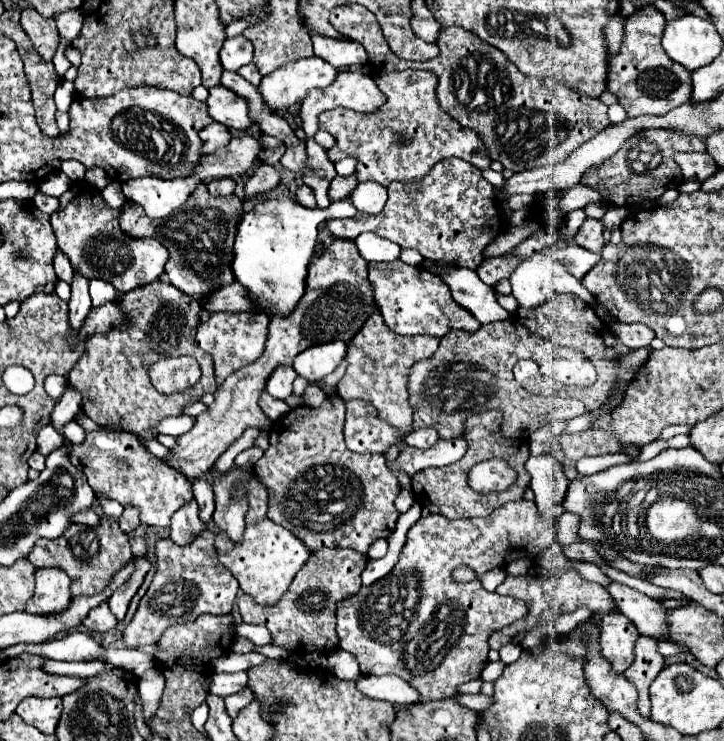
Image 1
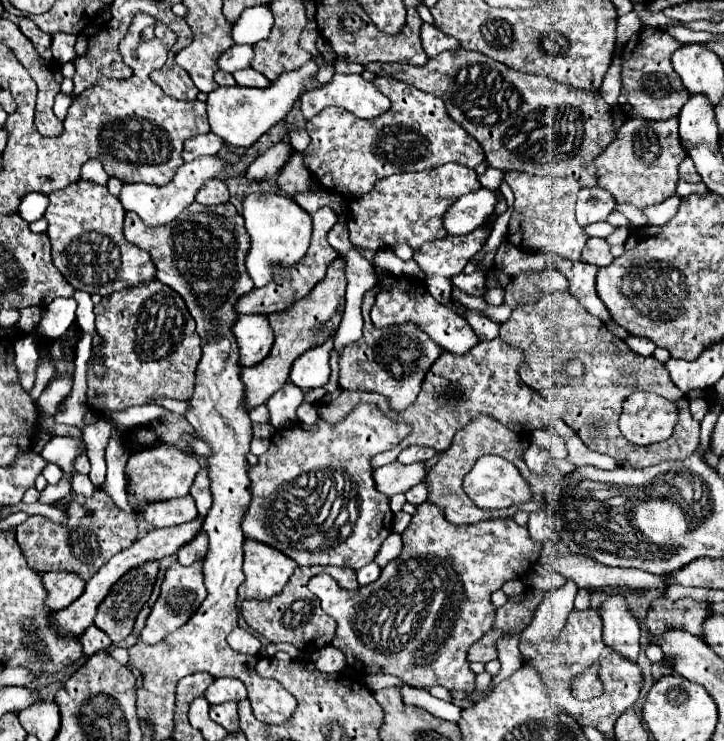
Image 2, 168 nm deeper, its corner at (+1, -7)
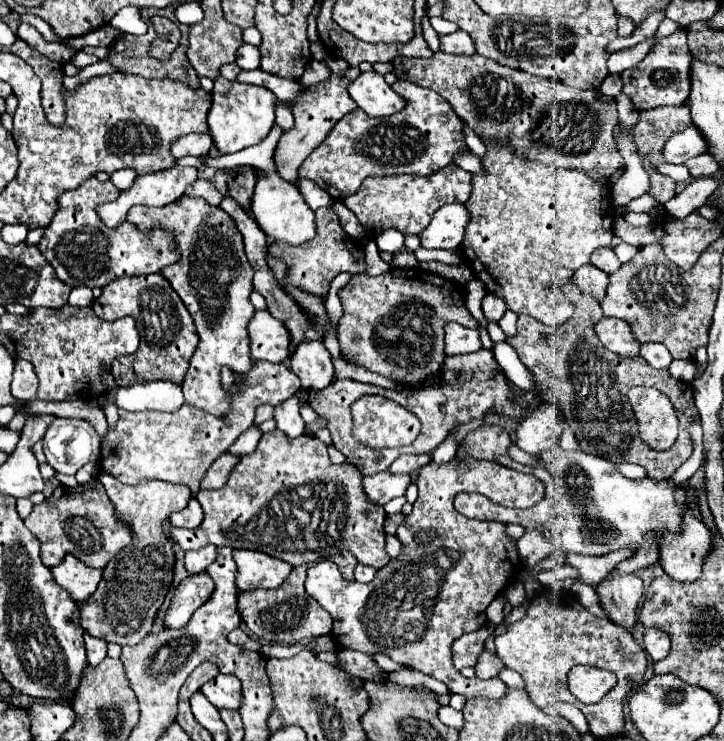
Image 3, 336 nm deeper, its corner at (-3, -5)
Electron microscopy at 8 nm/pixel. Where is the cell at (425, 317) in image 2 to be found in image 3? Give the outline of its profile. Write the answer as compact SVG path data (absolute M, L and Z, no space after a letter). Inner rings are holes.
M457 323L445 325L445 353L447 355L465 355L481 349L481 339L477 329L469 329Z

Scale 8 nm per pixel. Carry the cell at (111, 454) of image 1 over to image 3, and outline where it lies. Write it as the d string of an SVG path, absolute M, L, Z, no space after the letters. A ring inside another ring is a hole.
M191 497L191 499L189 499L189 505L187 505L185 509L181 509L181 511L177 511L177 513L171 513L169 521L171 521L171 525L175 525L175 527L195 529L195 527L199 527L201 521L203 521L203 509L201 509L199 501L197 501L195 497Z

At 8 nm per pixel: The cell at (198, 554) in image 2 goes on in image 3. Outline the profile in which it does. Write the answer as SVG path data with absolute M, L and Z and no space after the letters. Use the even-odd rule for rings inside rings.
M205 545L205 549L199 551L185 551L185 569L189 573L201 573L213 563L217 557L217 547L215 545Z

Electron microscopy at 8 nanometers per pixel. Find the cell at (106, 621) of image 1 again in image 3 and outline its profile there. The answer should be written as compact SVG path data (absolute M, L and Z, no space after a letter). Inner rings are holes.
M85 633L83 637L85 637L89 665L99 665L99 661L107 657L107 641L101 641L99 637L93 637L89 633Z

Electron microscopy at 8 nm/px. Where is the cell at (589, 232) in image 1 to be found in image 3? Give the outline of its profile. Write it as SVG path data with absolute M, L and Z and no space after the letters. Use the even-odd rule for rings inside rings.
M611 247L595 249L591 253L591 263L595 267L599 267L601 271L605 271L605 273L613 273L617 267L621 267L621 263L619 263L619 259L617 259L617 255L615 255L615 251Z

